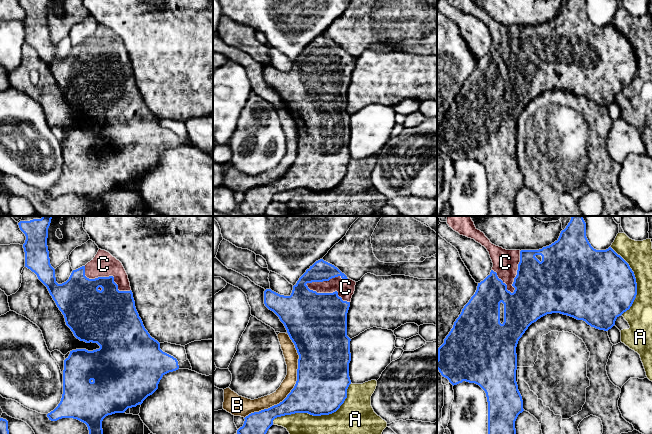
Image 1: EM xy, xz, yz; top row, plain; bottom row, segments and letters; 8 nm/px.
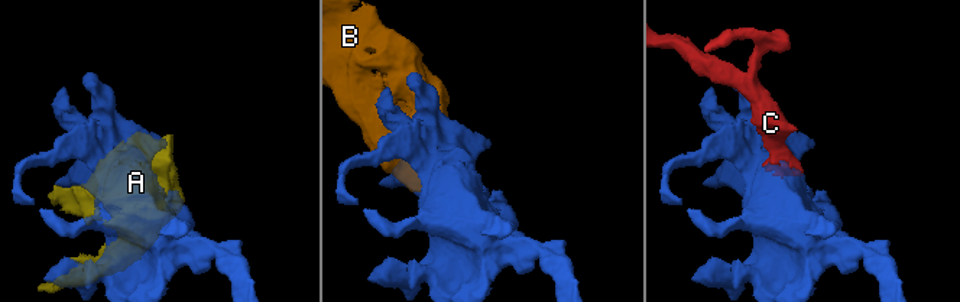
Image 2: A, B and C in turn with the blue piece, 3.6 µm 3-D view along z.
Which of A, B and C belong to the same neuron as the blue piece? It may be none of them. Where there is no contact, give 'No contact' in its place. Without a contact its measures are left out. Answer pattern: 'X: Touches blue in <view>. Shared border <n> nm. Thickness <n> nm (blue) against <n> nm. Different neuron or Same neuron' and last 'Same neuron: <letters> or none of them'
A: Touches blue in xz. Shared border 700 nm. Thickness 420 nm (blue) against 220 nm. Different neuron
B: Touches blue in xz. Shared border 750 nm. Thickness 420 nm (blue) against 120 nm. Different neuron
C: Touches blue in xz. Shared border 380 nm. Thickness 480 nm (blue) against 140 nm. Same neuron
Same neuron: C

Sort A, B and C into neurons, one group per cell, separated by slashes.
A / B / C

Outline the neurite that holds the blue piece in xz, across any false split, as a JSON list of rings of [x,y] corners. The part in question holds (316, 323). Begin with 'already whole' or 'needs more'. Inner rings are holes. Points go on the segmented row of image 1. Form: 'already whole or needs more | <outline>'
needs more | [[[320,259],[299,278],[290,296],[280,295],[271,289],[264,291],[265,306],[284,324],[299,355],[297,381],[282,402],[246,416],[237,434],[266,434],[277,417],[295,413],[329,415],[344,403],[351,384],[351,339],[347,336],[347,313],[355,285],[356,282],[337,267]]]

